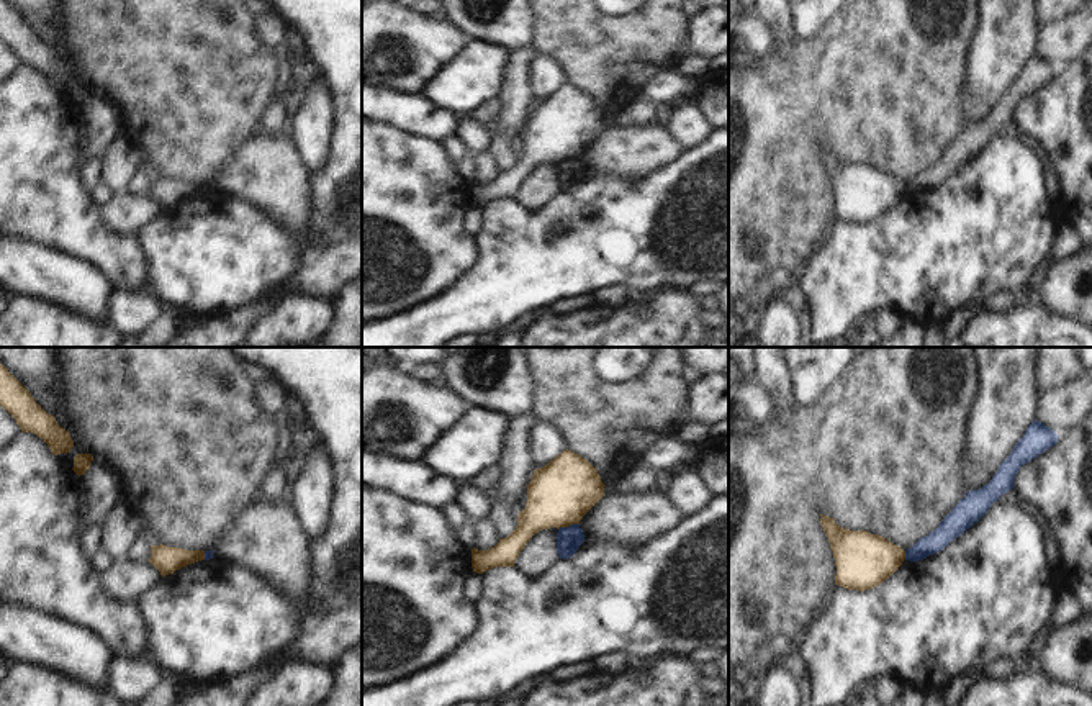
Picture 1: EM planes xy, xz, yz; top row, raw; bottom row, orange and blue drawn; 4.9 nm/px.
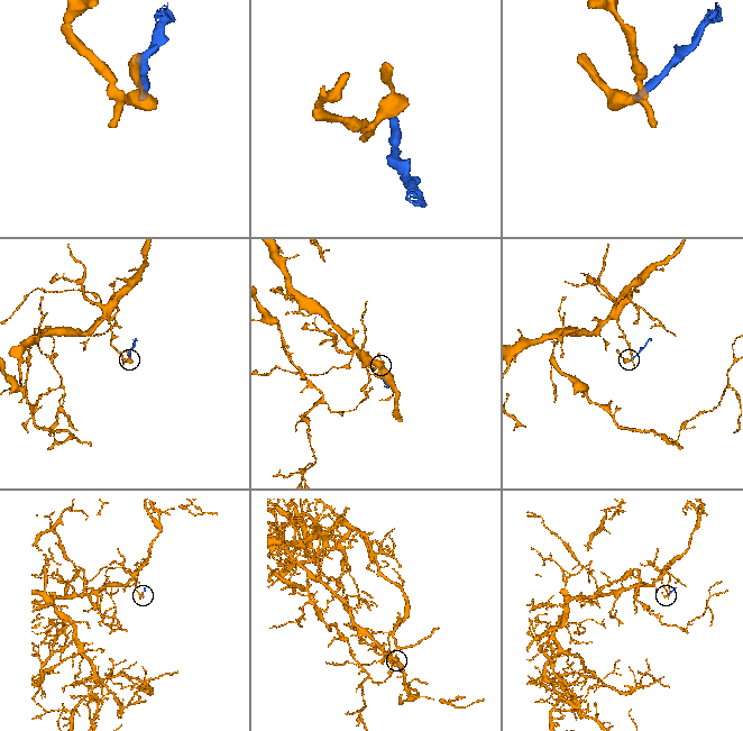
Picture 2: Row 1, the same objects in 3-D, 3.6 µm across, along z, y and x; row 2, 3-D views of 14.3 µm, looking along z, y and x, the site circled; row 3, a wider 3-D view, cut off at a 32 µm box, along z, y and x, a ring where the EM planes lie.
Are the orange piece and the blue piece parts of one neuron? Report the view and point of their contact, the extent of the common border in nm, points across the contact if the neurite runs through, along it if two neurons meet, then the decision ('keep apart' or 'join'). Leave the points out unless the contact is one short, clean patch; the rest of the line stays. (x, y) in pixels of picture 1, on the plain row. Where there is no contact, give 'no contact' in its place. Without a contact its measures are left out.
xz (568, 158) | 110 nm | along xz (578, 156), (559, 162) | keep apart

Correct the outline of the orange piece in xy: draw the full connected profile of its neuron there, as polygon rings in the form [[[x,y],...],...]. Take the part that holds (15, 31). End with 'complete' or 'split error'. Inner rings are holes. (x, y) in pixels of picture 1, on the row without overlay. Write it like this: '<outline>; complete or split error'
[[[0,0],[0,39],[15,51],[21,66],[41,70],[54,88],[67,87],[74,80],[70,67],[34,34],[7,0]]]; complete

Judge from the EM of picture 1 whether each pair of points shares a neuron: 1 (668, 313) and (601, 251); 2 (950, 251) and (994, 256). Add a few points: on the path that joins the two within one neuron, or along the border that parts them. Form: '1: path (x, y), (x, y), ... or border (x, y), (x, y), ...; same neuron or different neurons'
1: border (686, 289), (657, 290); different neurons
2: path (961, 251), (983, 251); same neuron

